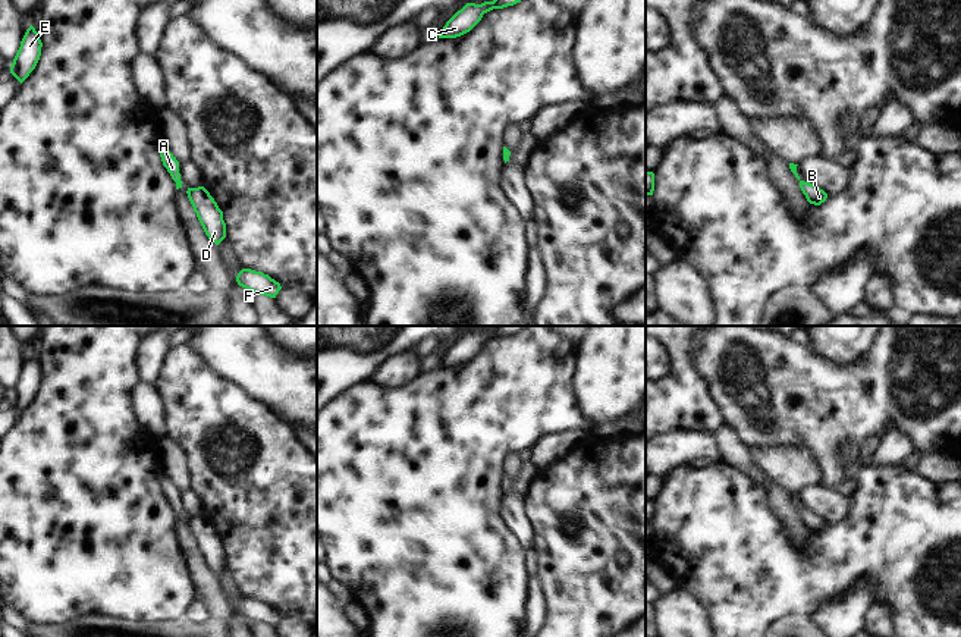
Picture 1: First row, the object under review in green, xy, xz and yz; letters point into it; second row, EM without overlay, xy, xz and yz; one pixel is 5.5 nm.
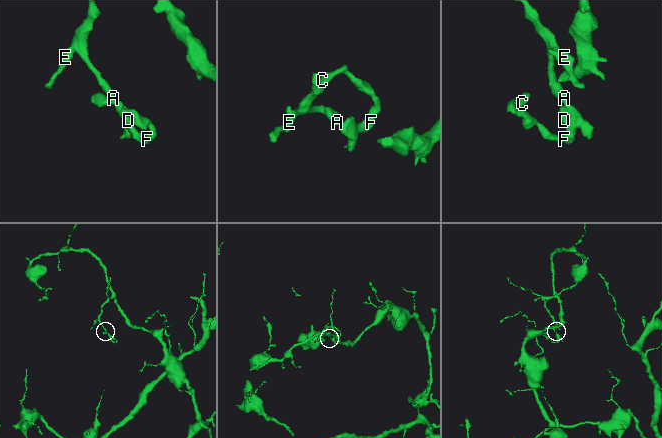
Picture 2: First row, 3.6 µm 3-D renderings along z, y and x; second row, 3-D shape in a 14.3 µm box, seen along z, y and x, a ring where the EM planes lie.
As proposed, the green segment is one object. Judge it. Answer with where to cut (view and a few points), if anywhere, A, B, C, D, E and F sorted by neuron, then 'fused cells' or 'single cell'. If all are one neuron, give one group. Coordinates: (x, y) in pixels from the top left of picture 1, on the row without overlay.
cut none; groups A B C D E F; single cell

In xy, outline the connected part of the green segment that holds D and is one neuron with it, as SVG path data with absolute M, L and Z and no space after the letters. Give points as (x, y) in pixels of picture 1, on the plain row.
M204 515L188 517L186 523L205 564L219 574L226 567L223 540Z

